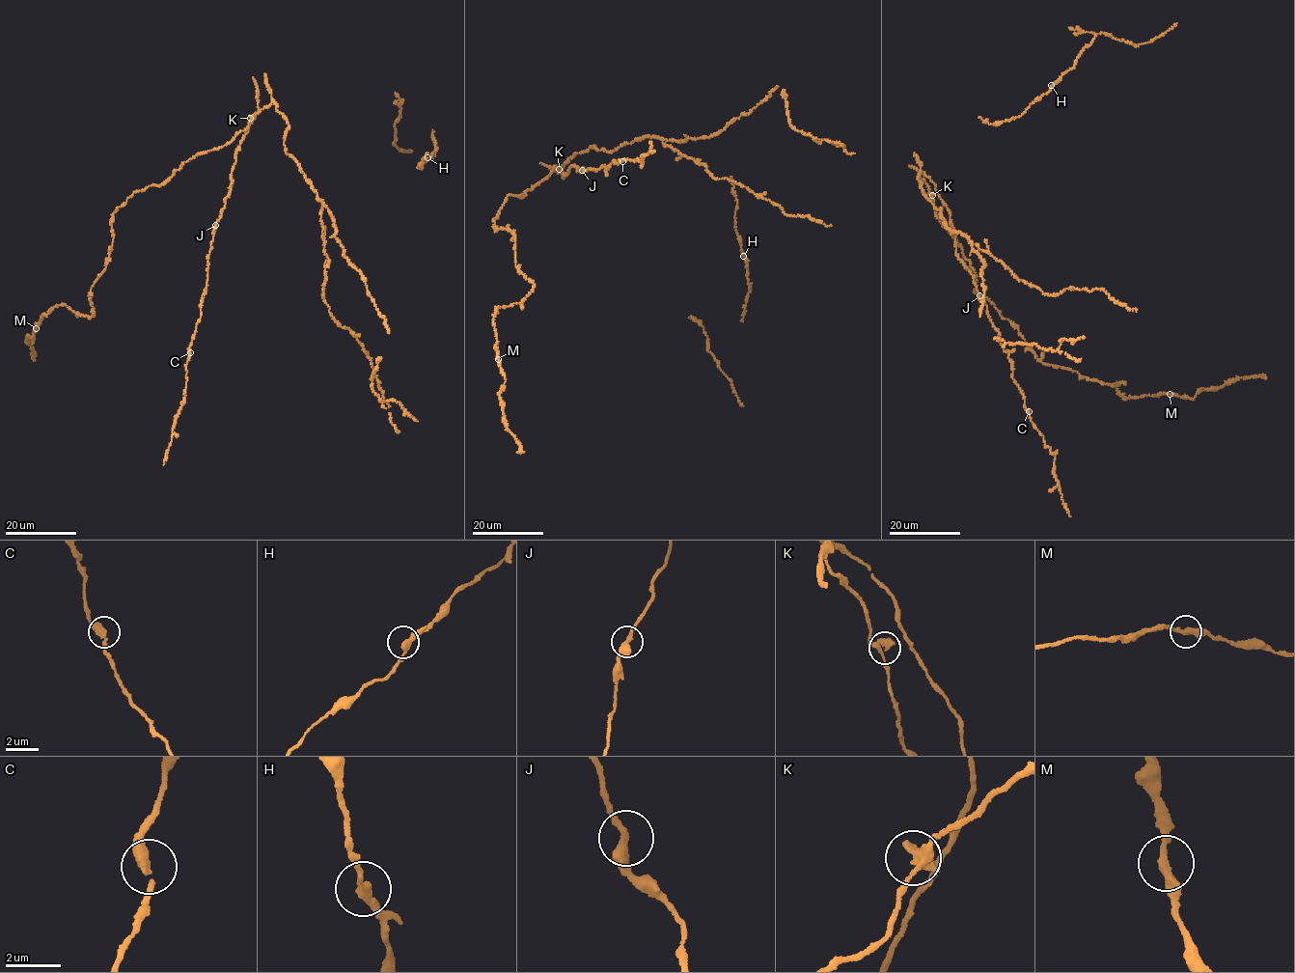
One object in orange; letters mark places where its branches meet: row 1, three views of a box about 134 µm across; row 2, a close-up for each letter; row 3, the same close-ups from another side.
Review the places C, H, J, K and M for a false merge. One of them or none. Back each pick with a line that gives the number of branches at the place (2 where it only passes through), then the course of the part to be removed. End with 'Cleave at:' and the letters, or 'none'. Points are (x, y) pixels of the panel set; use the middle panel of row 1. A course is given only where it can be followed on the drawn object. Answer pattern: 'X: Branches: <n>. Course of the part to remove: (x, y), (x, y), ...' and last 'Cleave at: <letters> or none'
Cleave at: none

